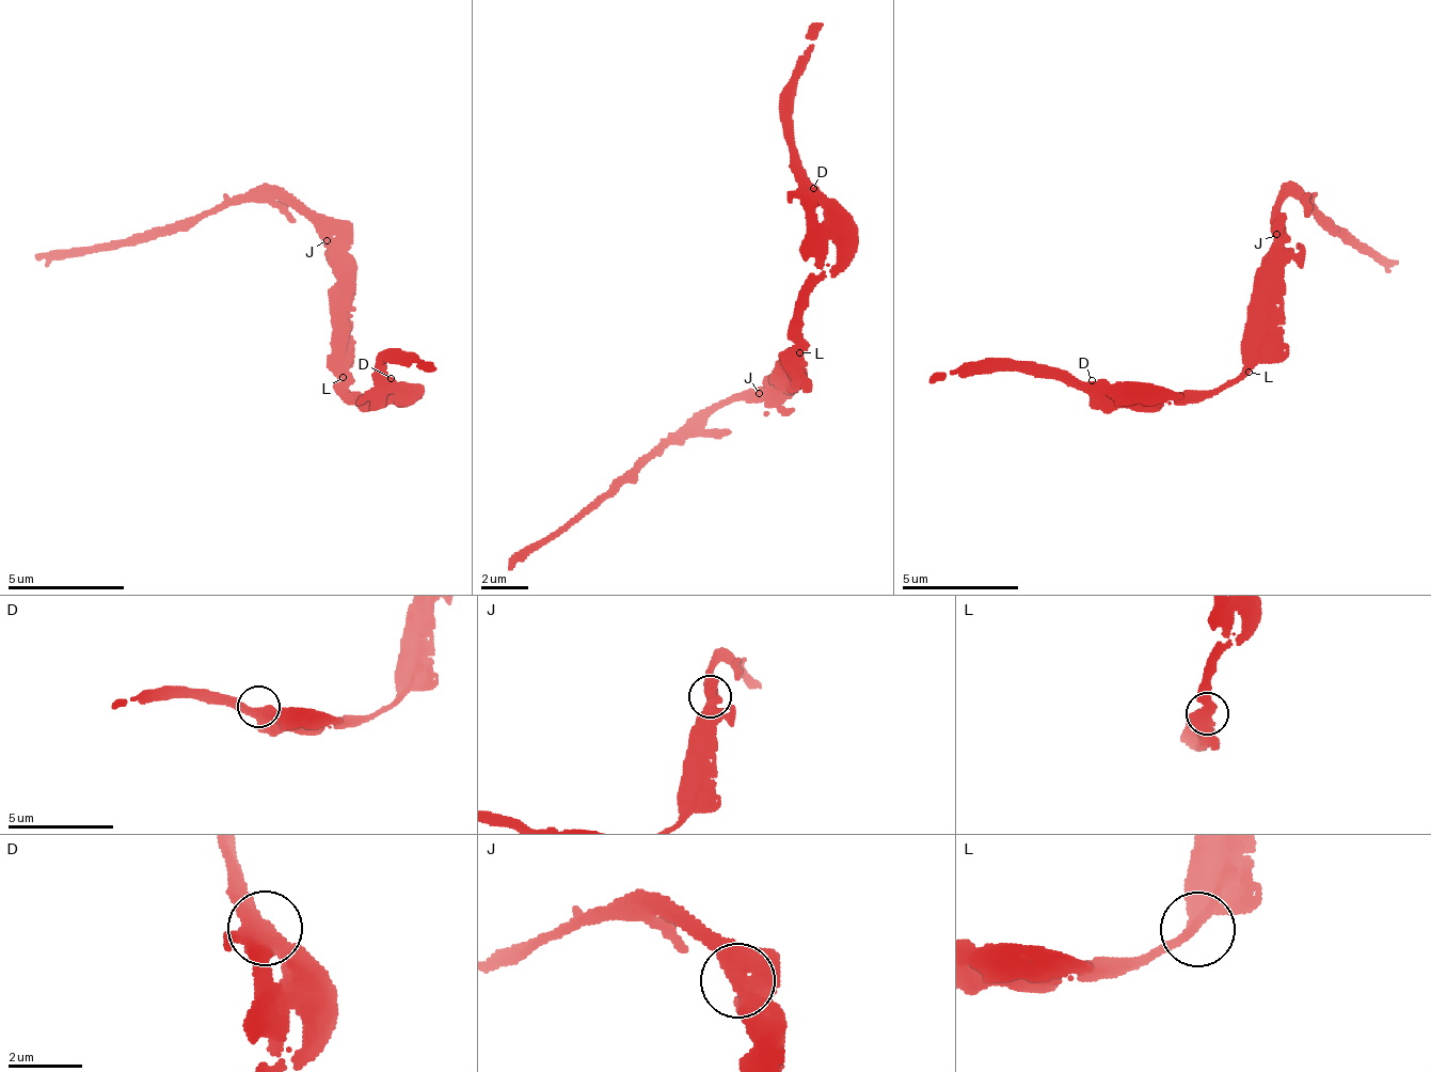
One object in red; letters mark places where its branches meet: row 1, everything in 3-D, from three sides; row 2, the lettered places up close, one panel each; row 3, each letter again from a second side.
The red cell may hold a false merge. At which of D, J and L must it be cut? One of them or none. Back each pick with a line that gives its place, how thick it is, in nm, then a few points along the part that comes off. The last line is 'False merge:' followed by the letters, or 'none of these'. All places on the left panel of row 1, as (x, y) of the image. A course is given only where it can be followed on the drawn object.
False merge: none of these

